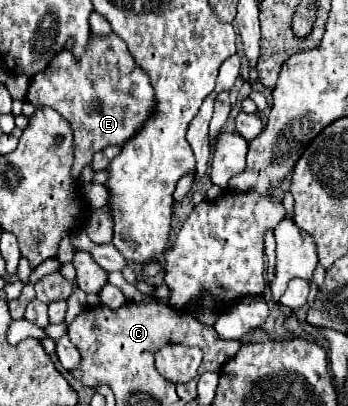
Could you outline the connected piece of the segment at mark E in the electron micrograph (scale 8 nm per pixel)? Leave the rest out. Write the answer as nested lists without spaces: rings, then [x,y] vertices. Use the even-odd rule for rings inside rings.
[[[114,33],[108,37],[92,35],[84,59],[74,59],[68,47],[60,51],[46,71],[32,77],[28,101],[36,107],[48,105],[56,109],[72,123],[76,143],[72,175],[76,181],[80,171],[92,161],[92,153],[108,145],[126,143],[148,121],[146,115],[156,111],[148,75],[134,63],[124,41]]]

